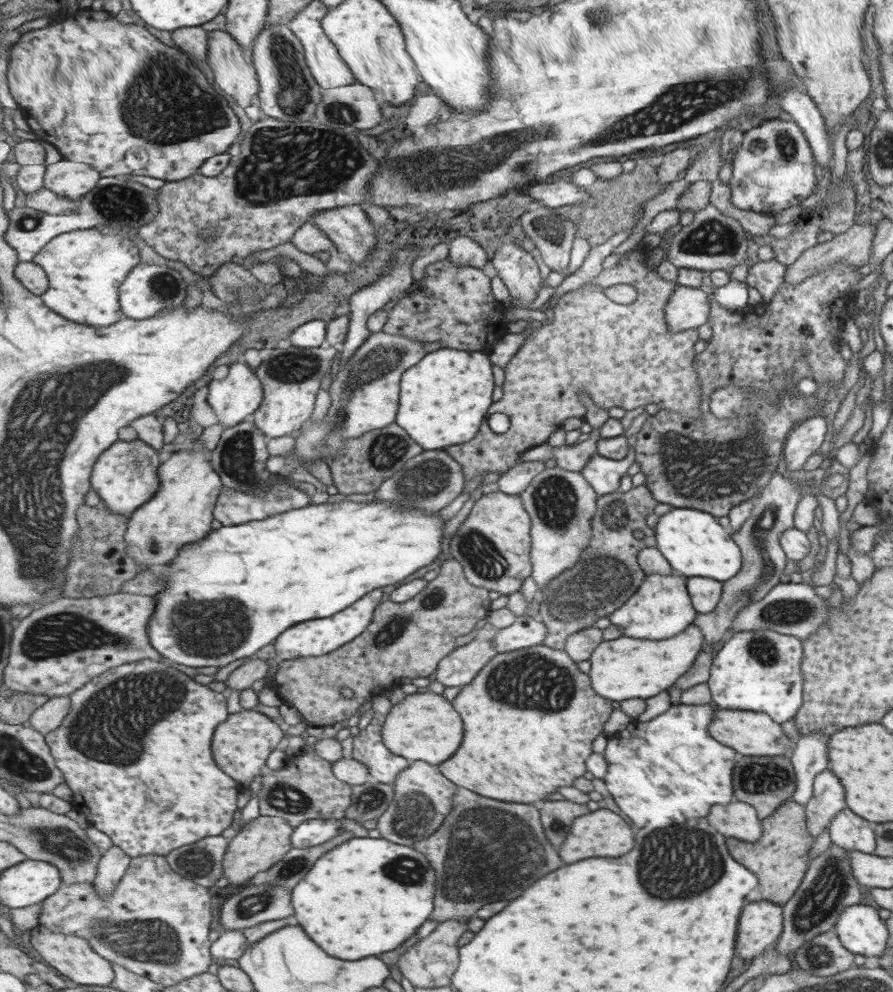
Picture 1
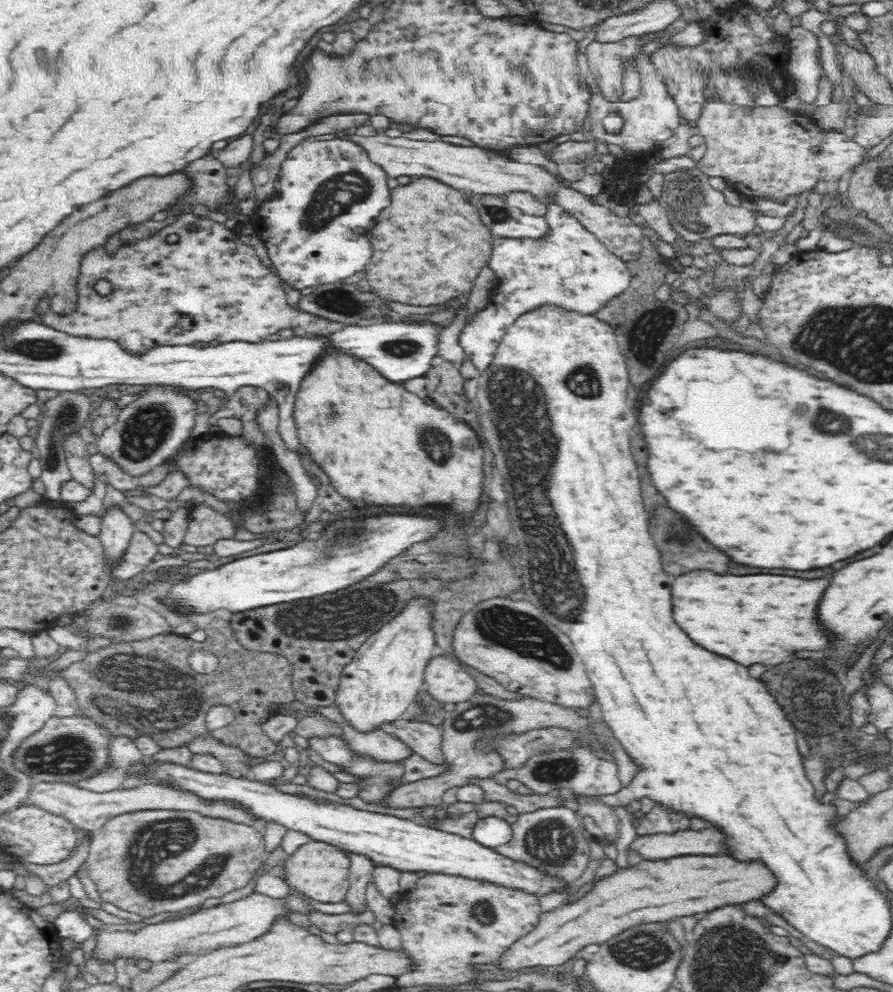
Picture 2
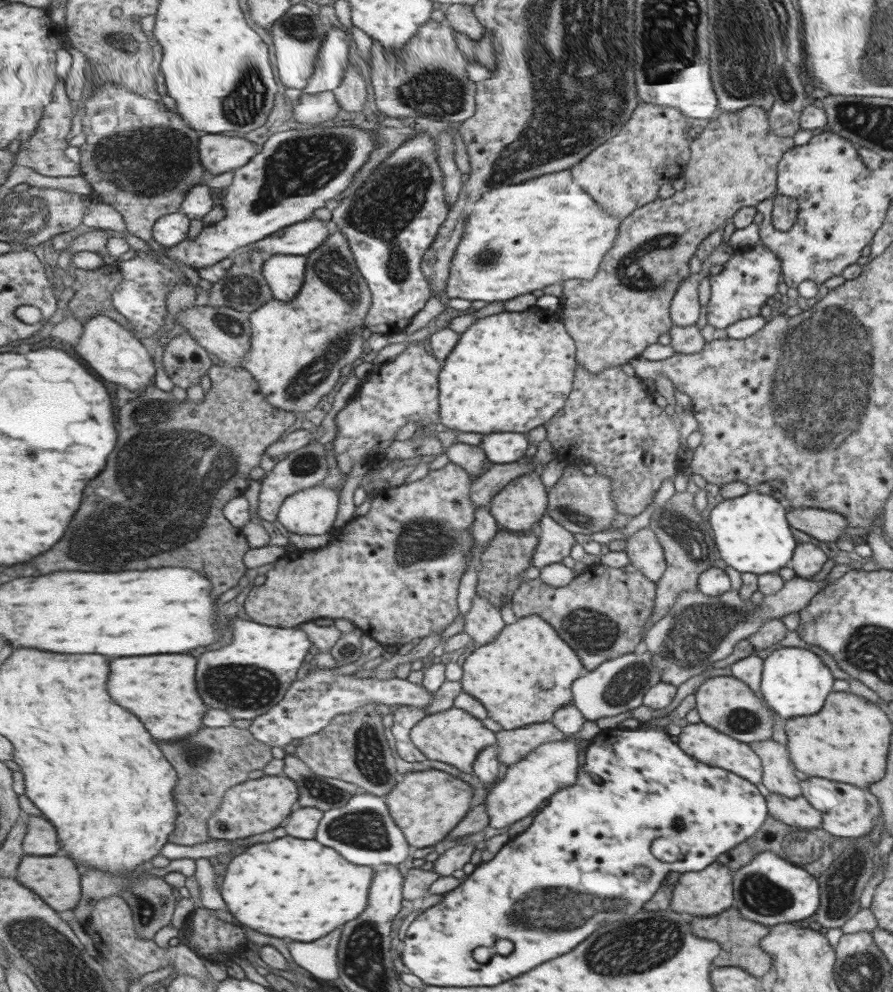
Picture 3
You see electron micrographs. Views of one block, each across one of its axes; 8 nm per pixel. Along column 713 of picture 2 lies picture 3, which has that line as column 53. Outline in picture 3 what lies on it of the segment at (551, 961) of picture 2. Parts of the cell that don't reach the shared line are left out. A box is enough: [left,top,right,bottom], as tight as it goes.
[17,853,81,912]

